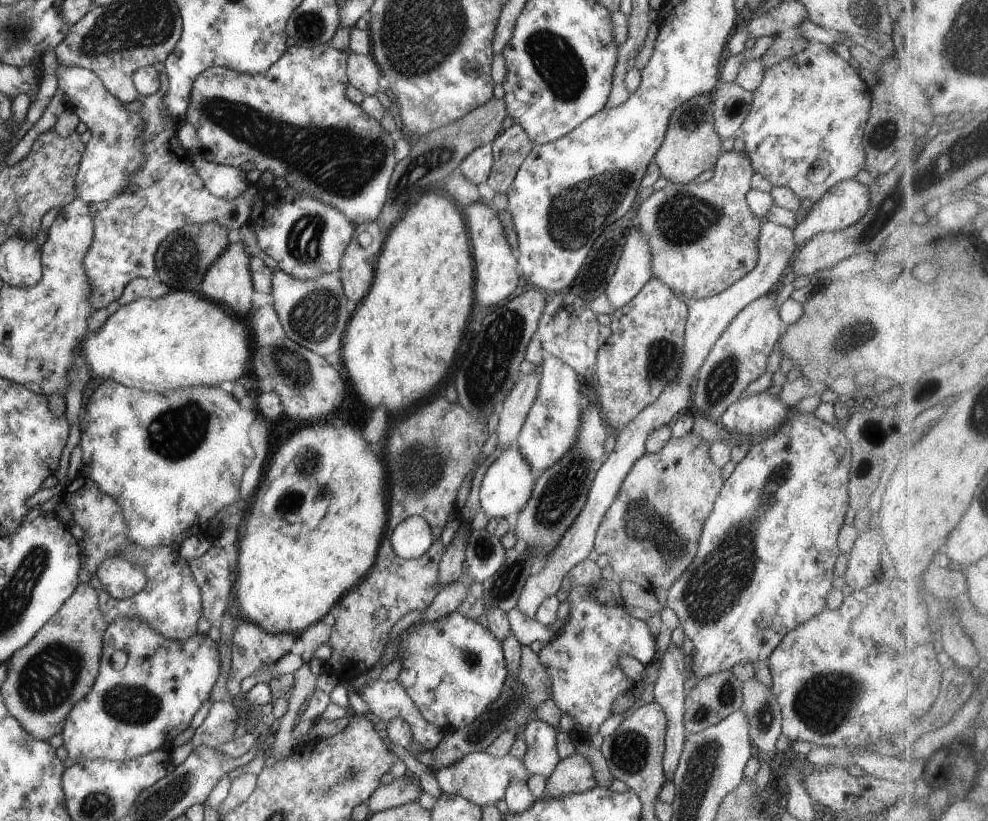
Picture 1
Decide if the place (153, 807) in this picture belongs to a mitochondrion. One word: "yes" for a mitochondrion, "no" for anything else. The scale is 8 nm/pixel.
yes

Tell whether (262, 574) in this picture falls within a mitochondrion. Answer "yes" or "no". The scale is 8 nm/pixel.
no

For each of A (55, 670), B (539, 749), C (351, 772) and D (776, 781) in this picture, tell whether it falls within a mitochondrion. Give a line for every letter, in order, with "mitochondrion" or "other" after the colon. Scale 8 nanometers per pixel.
A: mitochondrion
B: mitochondrion
C: mitochondrion
D: other

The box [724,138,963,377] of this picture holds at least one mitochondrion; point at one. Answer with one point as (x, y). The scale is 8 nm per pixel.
(860, 330)

